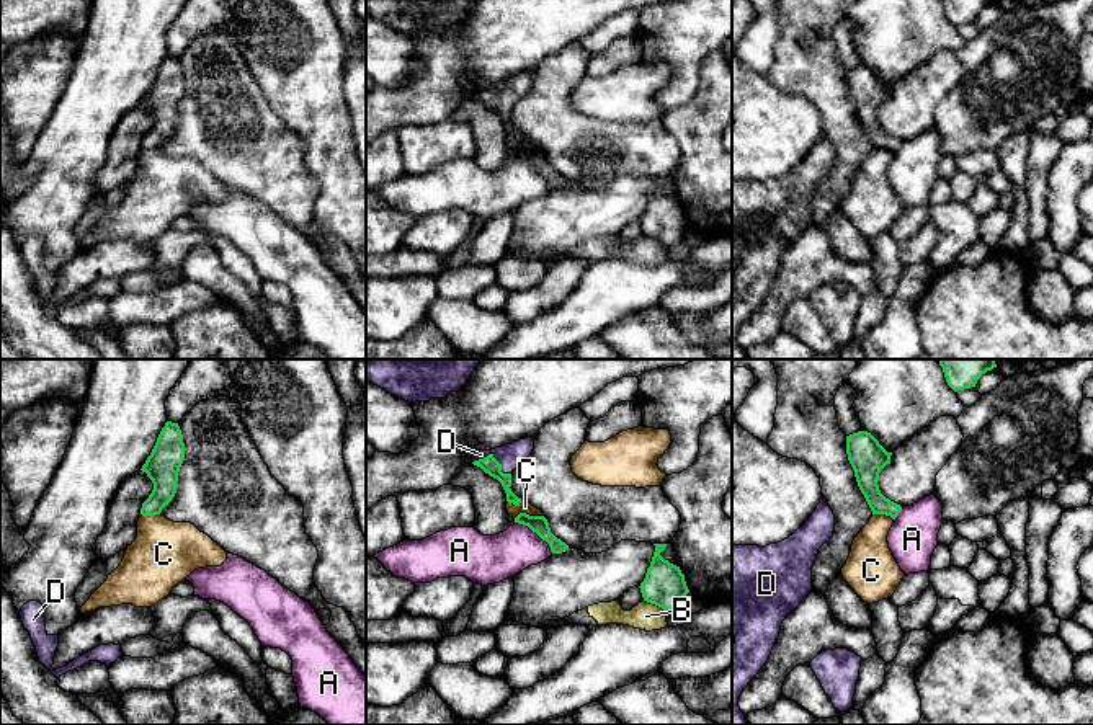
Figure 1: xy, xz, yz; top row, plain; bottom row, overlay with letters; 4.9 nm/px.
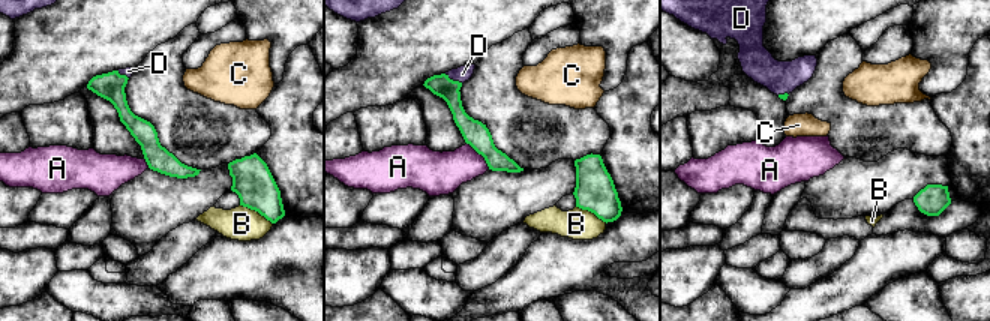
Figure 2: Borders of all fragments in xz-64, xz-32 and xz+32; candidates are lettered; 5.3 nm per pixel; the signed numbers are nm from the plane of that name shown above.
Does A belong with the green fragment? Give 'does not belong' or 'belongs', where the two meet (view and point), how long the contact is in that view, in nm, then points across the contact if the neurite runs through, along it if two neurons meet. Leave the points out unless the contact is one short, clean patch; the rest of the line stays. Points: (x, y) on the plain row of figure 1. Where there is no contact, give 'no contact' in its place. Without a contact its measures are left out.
does not belong; meets green in xz at (536, 167); contact 240 nm long; border along xz (515, 155), (535, 165), (553, 186)

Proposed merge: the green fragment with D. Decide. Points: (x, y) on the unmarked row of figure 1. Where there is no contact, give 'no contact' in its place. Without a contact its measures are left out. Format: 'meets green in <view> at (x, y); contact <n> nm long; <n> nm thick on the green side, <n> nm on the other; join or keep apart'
meets green in xz at (494, 92); contact 200 nm long; 90 nm thick on the green side, 120 nm on the other; join

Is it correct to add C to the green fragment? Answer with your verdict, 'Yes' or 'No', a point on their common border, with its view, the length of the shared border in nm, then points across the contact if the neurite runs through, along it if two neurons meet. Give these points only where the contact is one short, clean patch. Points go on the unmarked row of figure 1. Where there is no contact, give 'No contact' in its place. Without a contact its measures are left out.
No. Touches green at xz (528, 149). Shared border 150 nm. Boundary: xz (543, 149), (518, 147), (513, 152)

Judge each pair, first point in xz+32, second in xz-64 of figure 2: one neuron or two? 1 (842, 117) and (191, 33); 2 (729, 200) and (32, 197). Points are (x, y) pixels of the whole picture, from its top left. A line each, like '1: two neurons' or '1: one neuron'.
1: one neuron
2: two neurons

